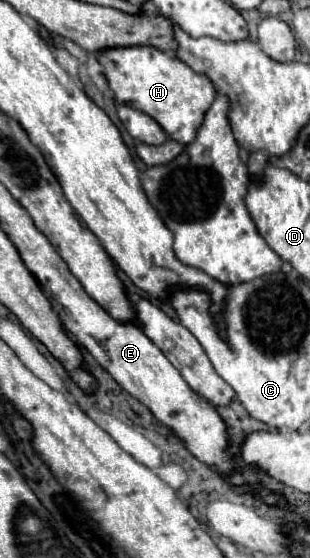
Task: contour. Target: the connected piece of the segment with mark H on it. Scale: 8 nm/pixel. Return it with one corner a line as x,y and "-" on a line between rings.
146,45
102,49
98,53
98,61
104,67
108,89
112,89
114,101
118,105
128,105
144,111
146,115
156,119
156,123
160,123
170,139
182,145
192,143
202,123
204,111
208,111
212,99
216,97
214,85
208,77
194,73
174,55

